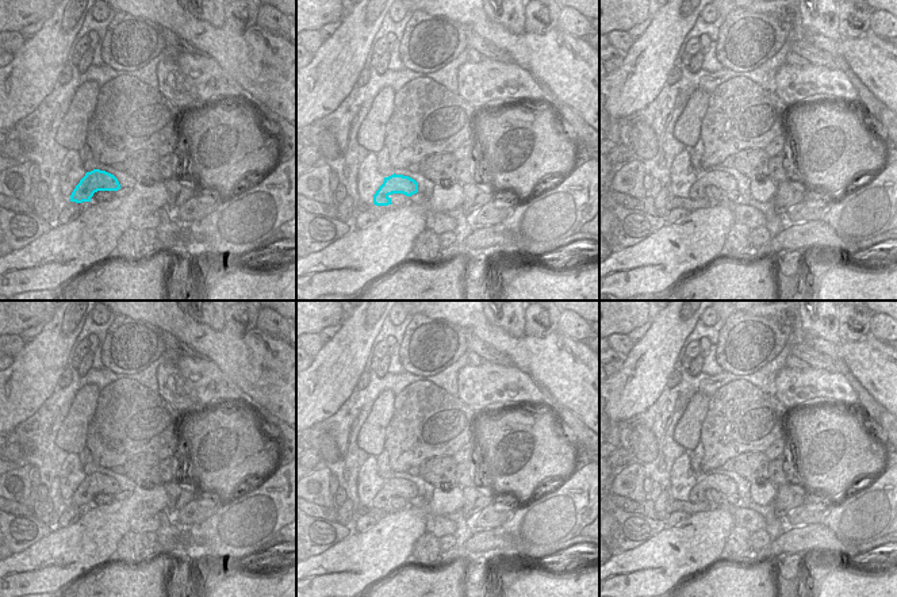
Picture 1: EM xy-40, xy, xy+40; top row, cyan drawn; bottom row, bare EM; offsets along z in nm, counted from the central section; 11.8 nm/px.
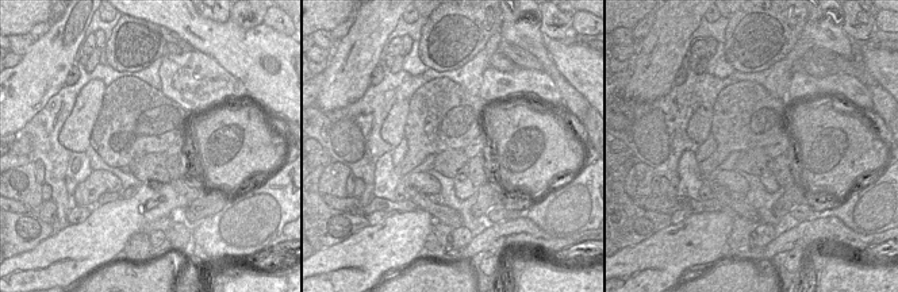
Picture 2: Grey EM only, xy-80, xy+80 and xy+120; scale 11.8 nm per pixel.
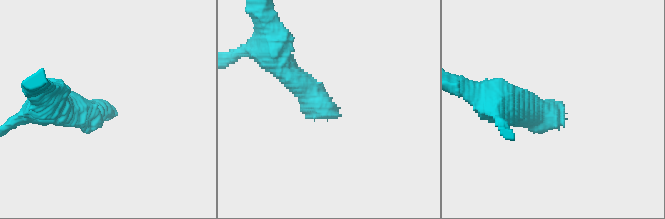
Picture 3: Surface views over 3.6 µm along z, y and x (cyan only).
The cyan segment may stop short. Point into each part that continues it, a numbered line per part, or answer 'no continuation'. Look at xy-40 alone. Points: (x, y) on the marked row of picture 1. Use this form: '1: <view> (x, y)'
no continuation

